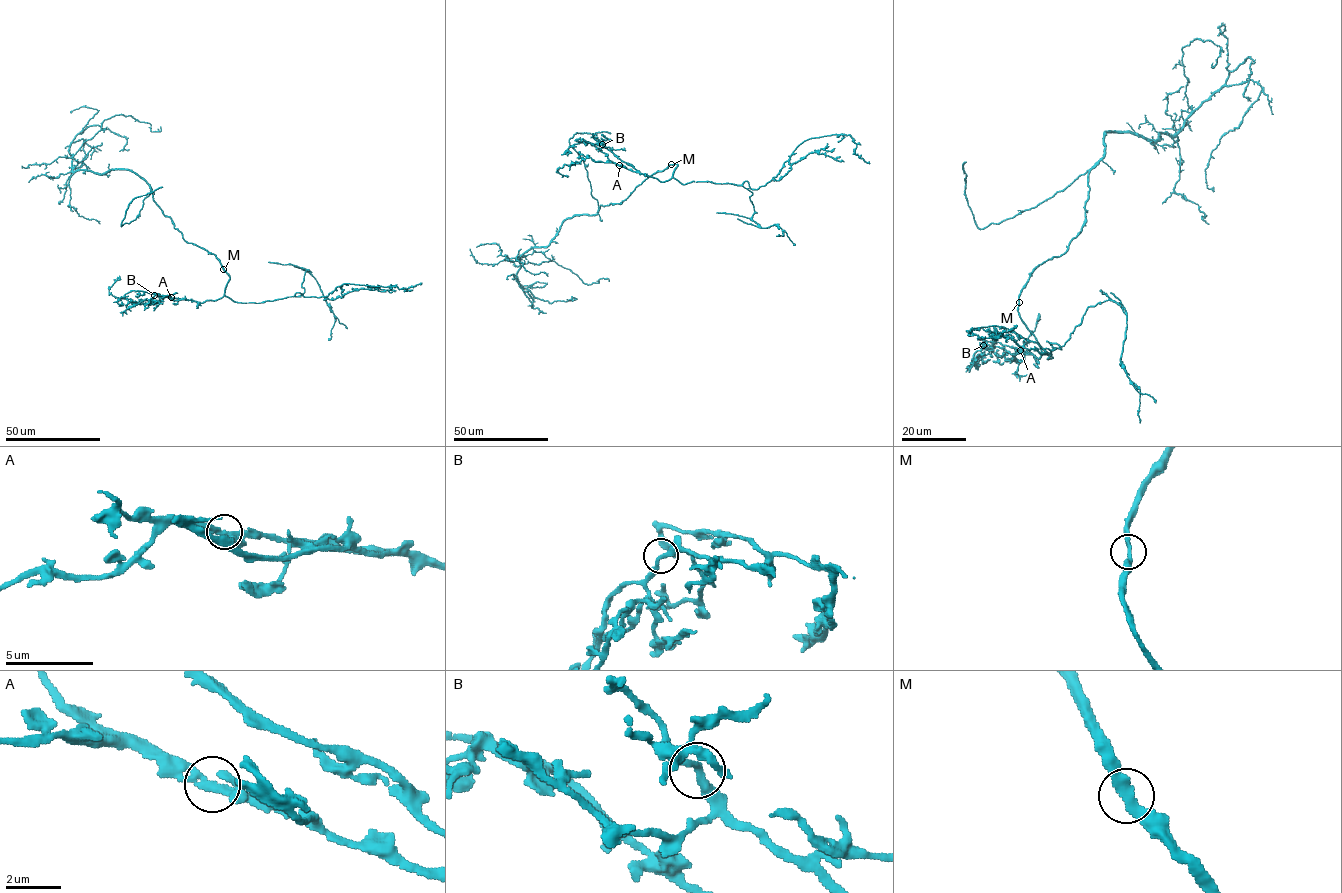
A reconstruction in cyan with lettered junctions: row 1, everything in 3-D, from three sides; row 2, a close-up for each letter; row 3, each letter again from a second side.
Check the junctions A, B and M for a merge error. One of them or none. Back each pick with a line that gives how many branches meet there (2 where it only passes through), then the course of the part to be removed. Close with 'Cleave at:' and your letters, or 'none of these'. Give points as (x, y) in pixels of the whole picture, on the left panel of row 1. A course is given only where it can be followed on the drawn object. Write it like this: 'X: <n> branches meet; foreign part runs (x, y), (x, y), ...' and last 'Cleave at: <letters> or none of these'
Cleave at: none of these

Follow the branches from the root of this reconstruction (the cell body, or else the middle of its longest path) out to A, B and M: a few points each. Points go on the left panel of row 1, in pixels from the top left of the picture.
A: (191, 242), (213, 253), (228, 275), (224, 294), (202, 302), (171, 298)
B: (191, 242), (213, 253), (228, 275), (224, 294), (202, 302), (173, 300), (154, 295)
M: (191, 242), (213, 253), (223, 269)

